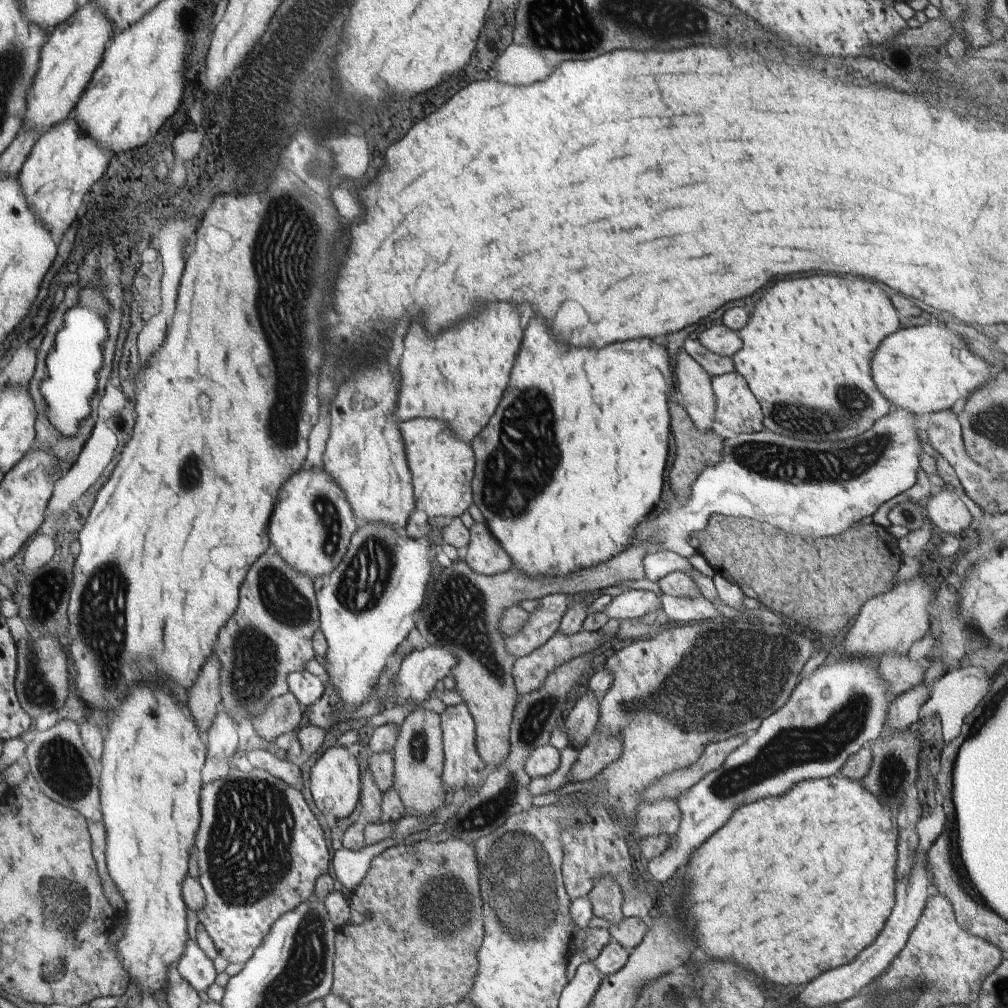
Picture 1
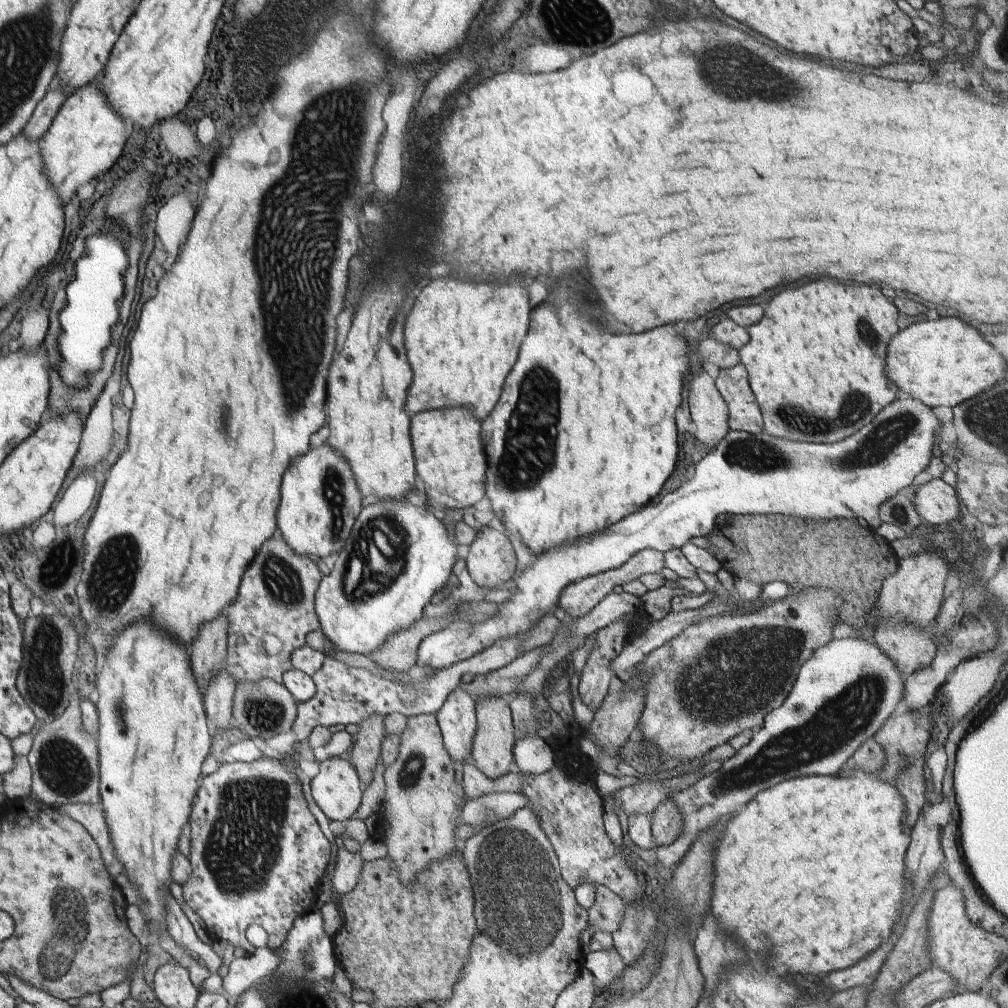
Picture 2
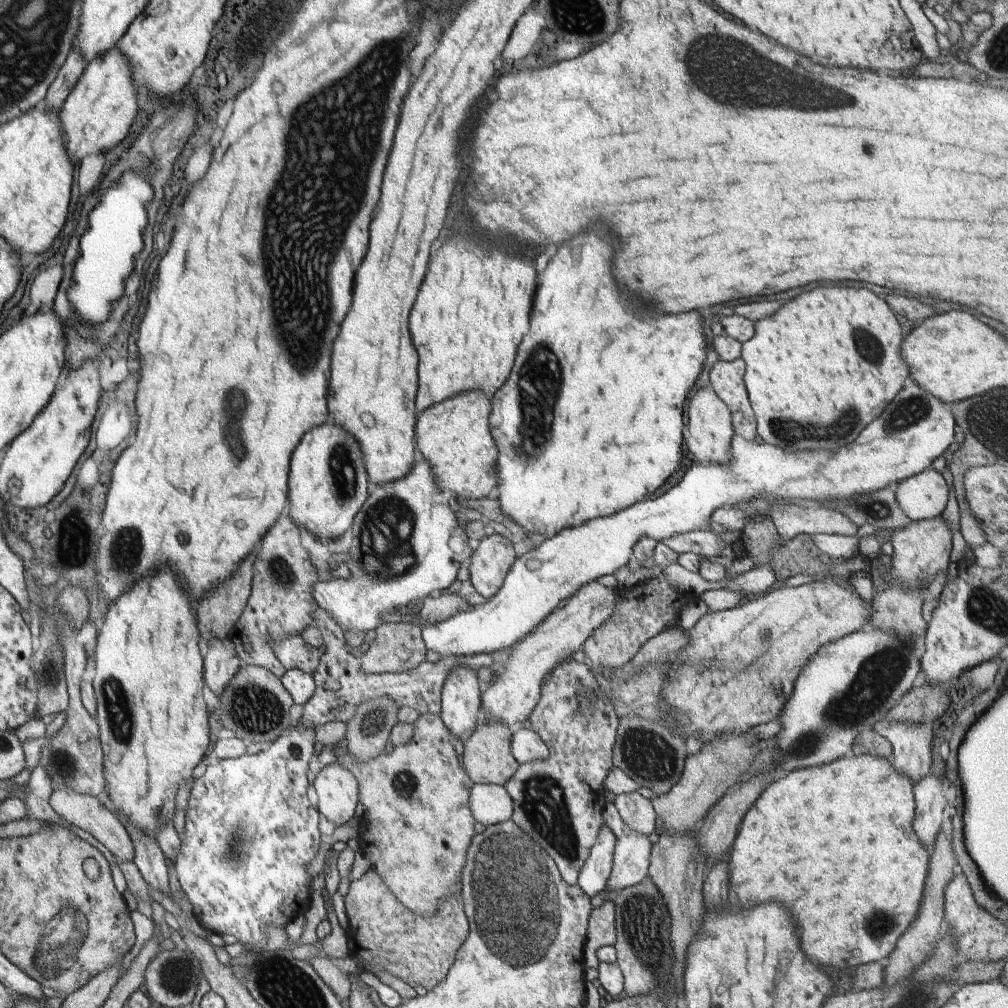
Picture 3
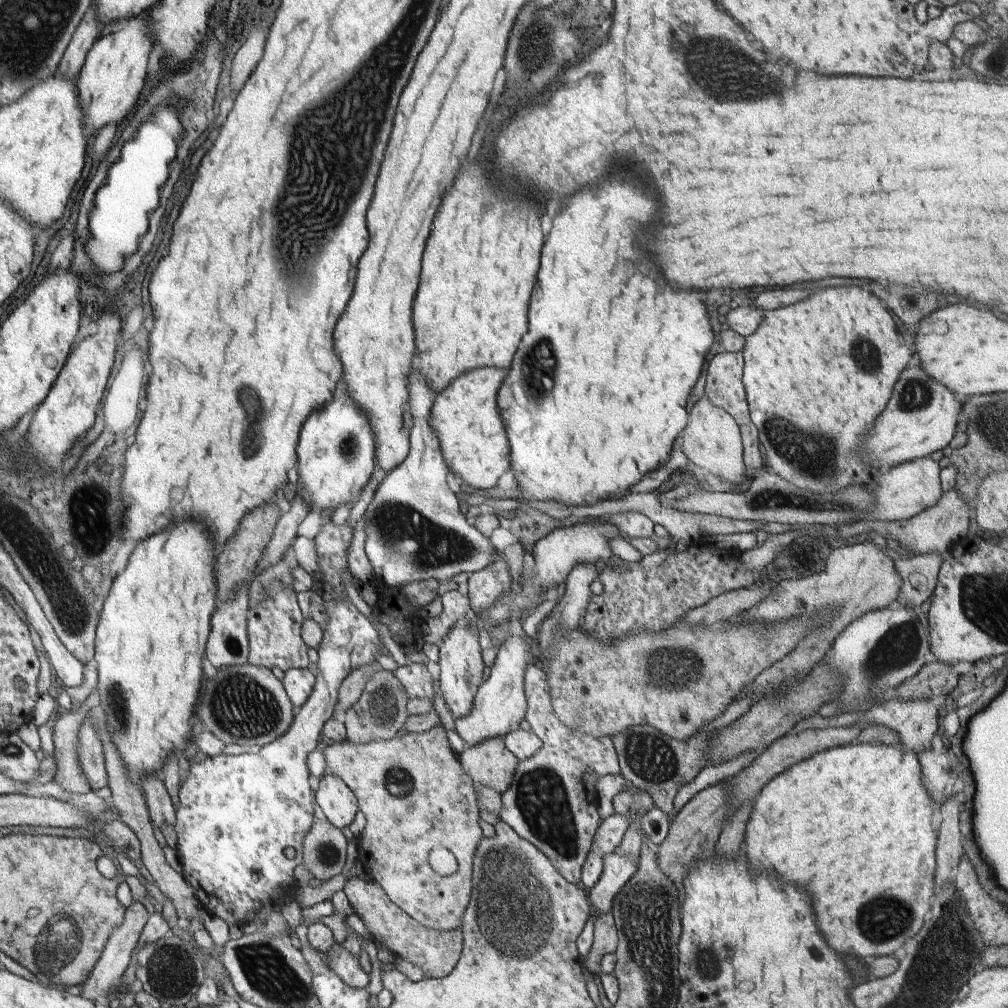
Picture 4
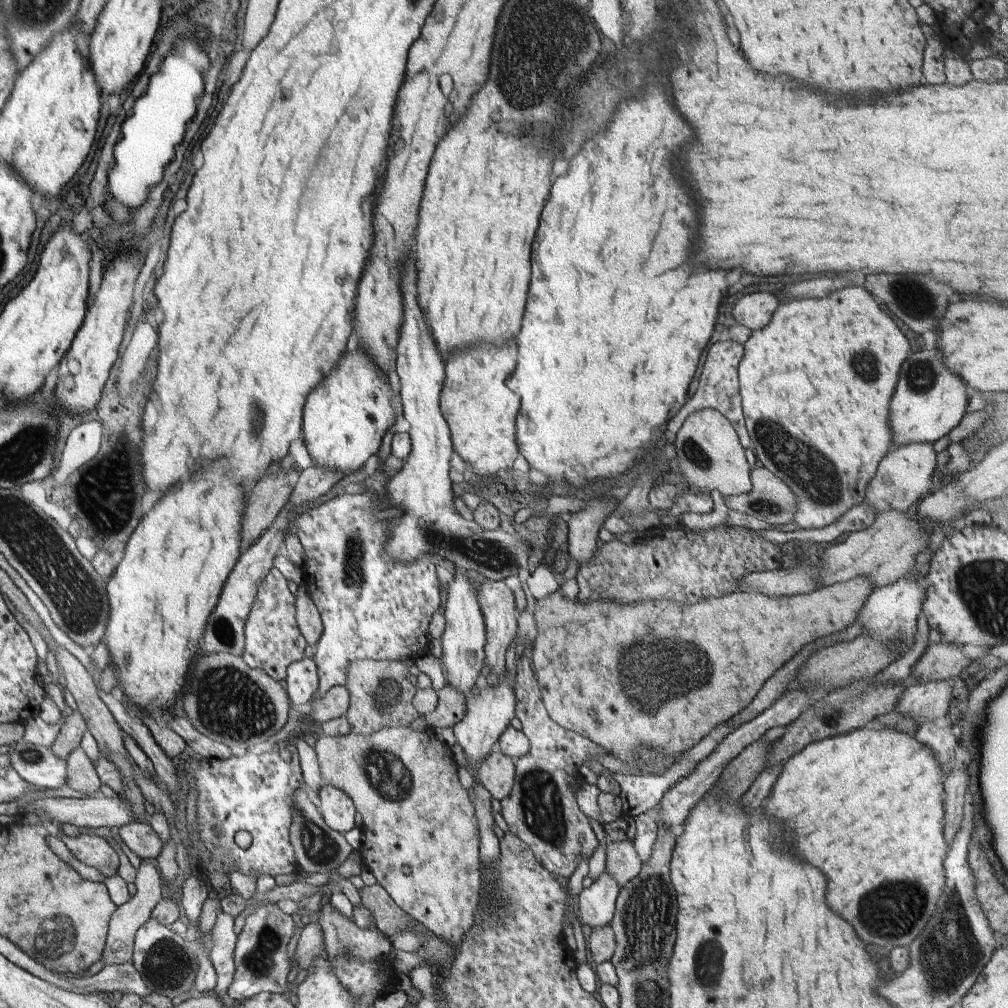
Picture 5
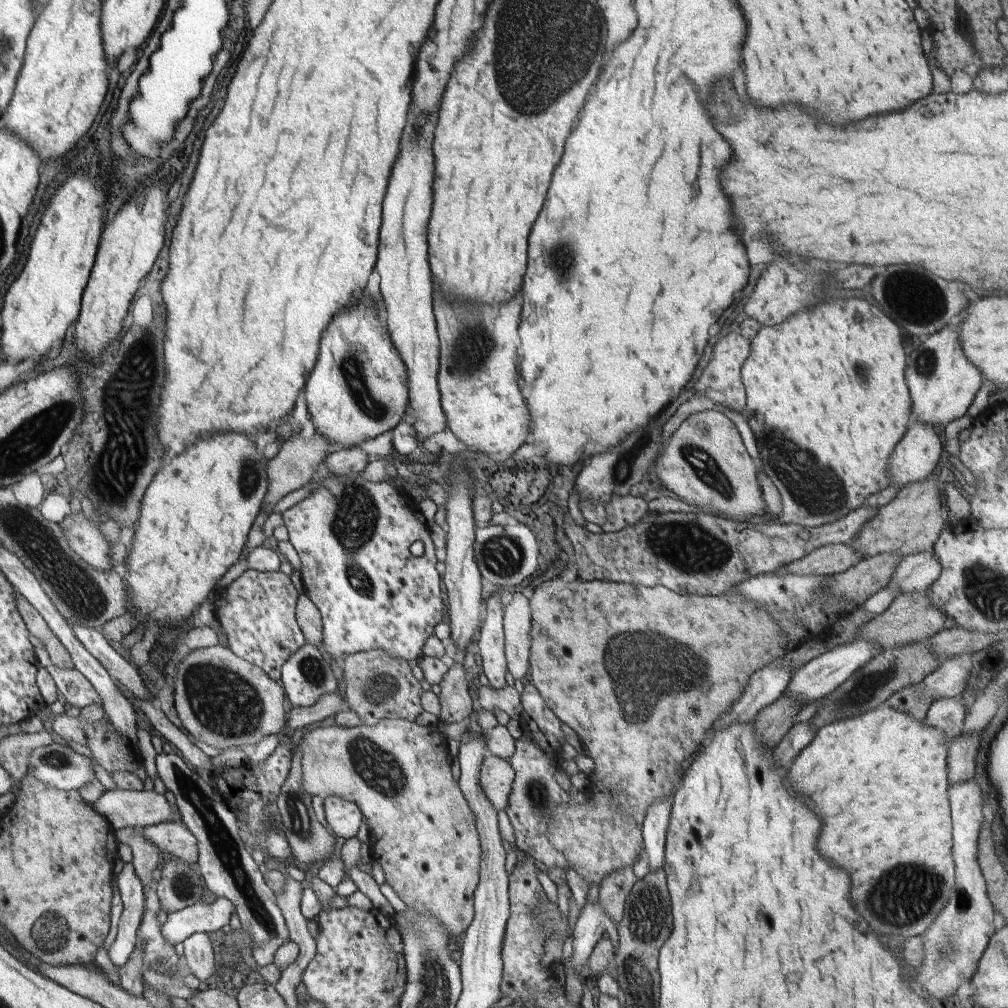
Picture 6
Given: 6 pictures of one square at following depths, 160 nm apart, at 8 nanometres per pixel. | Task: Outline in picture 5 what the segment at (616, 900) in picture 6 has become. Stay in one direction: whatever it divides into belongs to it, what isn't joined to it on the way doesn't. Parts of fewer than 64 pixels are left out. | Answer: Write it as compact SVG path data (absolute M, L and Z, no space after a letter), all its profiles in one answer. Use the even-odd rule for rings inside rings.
M631 840L611 842L607 845L607 872L618 884L619 890L641 872L641 866L642 862Z

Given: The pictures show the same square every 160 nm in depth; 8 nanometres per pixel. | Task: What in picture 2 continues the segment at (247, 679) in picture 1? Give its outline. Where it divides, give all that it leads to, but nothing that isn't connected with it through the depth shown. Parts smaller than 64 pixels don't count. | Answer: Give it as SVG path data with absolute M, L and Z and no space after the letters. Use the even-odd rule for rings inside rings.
M280 530L260 548L244 572L239 594L225 610L227 619L226 670L238 683L258 683L271 679L283 681L283 675L293 669L292 654L303 648L306 636L321 629L315 610L315 595L323 574L315 559L296 555L286 544Z

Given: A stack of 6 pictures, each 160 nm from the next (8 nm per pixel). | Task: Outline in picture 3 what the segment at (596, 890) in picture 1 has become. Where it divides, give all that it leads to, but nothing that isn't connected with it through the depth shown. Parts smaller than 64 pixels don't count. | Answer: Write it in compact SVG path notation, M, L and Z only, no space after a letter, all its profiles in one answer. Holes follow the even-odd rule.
M605 902L594 908L588 920L587 937L583 946L584 967L598 968L598 950L604 946L615 947L616 928L614 902Z

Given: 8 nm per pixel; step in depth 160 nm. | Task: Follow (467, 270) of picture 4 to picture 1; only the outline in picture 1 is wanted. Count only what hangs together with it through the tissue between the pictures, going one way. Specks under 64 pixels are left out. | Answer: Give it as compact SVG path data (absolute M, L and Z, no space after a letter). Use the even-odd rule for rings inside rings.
M490 304L474 320L461 321L458 325L454 325L454 328L438 334L436 338L426 338L426 330L422 328L422 324L418 322L412 324L408 336L404 338L404 354L398 364L399 391L396 410L393 412L394 418L398 421L418 417L442 421L447 423L458 440L470 445L480 430L488 424L496 406L500 404L522 339L520 316L510 304Z

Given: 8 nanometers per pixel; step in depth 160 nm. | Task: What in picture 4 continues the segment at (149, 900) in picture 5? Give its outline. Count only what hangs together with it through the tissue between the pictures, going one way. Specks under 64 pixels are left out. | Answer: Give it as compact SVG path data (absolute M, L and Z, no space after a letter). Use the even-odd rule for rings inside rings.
M134 901L131 906L126 908L126 915L124 916L123 924L118 924L115 931L112 932L107 945L104 948L103 955L100 956L99 963L95 965L94 971L89 978L83 983L84 990L82 990L82 997L87 997L88 1000L107 1001L110 998L110 988L113 988L126 973L128 966L130 966L138 944L140 936L145 928L146 922L150 916L151 906L145 902Z

